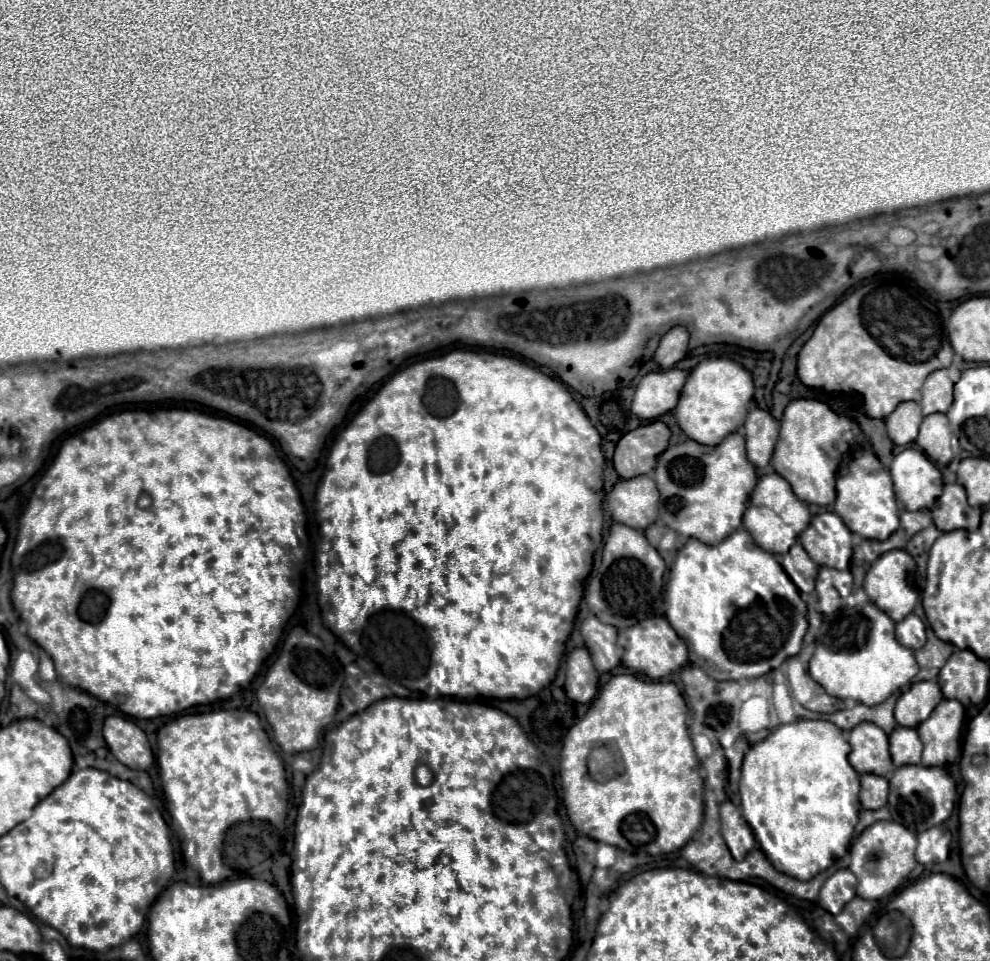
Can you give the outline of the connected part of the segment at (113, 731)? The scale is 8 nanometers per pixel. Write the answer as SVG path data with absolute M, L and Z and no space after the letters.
M107 717L103 725L103 735L111 753L129 769L145 771L153 765L153 753L145 733L125 717Z

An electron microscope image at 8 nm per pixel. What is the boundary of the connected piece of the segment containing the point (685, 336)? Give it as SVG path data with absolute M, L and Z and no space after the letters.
M673 327L667 331L653 355L653 359L659 363L661 369L671 369L677 361L685 357L689 349L689 333L685 327Z

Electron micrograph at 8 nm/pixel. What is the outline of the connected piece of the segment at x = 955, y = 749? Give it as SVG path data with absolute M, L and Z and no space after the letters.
M943 699L927 721L917 727L923 741L923 765L951 765L961 757L961 729L965 709L959 701Z

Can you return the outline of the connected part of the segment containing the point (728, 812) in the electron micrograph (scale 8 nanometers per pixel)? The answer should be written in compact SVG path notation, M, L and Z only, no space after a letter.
M725 801L721 805L721 833L723 833L723 839L725 839L731 855L737 861L743 861L743 857L755 845L751 827L747 825L747 821L741 817L739 809L731 801Z

